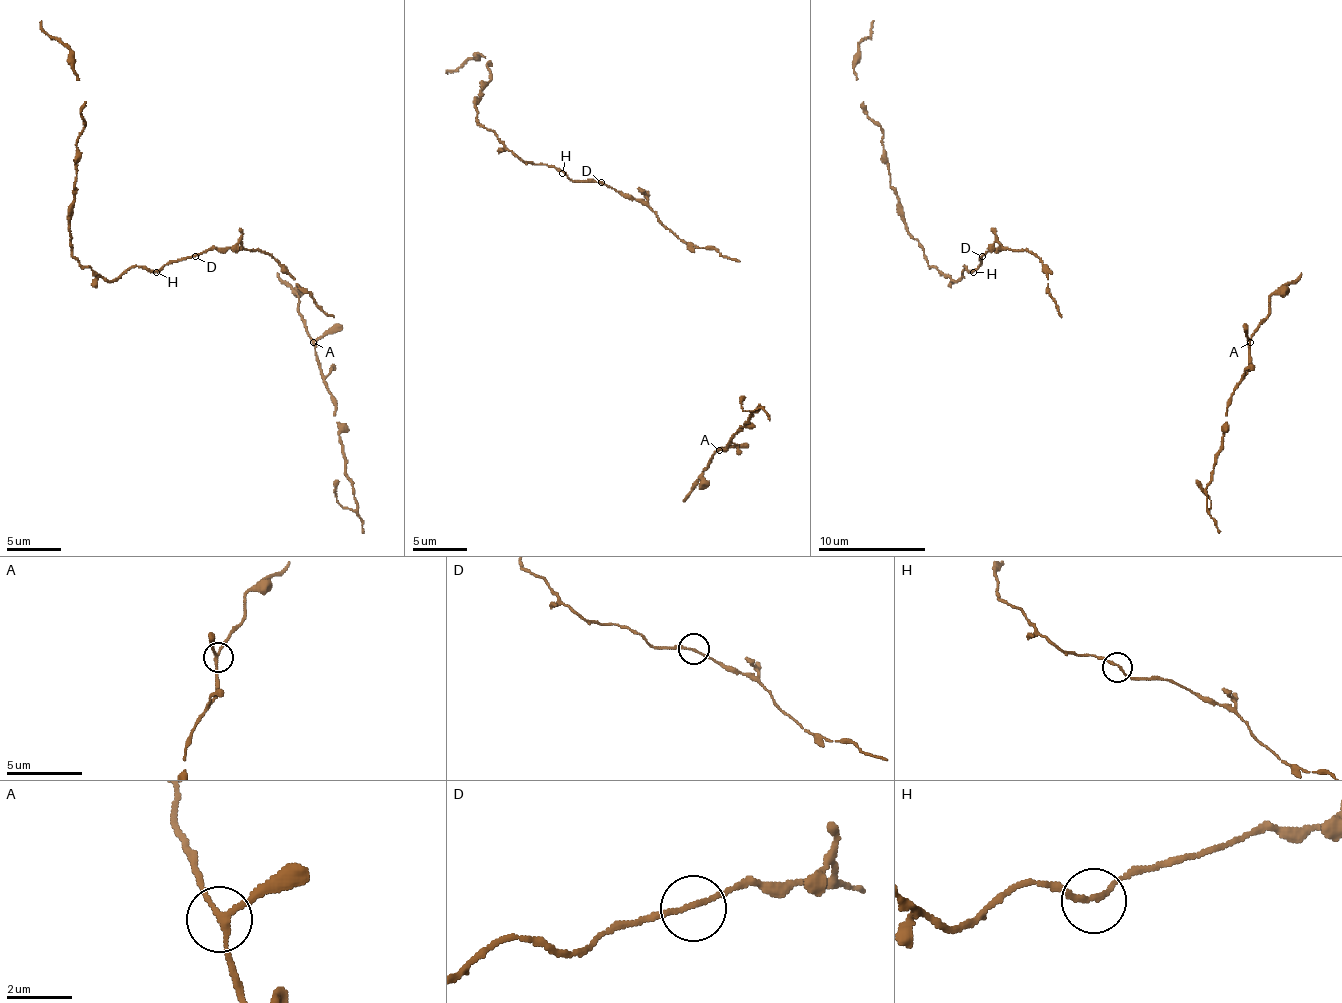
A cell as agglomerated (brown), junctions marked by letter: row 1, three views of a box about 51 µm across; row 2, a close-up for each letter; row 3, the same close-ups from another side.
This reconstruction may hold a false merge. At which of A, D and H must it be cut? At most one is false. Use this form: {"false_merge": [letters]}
{"false_merge": []}

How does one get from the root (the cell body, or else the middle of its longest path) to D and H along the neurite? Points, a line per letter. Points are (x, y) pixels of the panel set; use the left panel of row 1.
D: (270, 256), (243, 248), (210, 248), (194, 256)
H: (270, 256), (243, 248), (210, 248), (191, 258), (167, 261), (156, 272)

